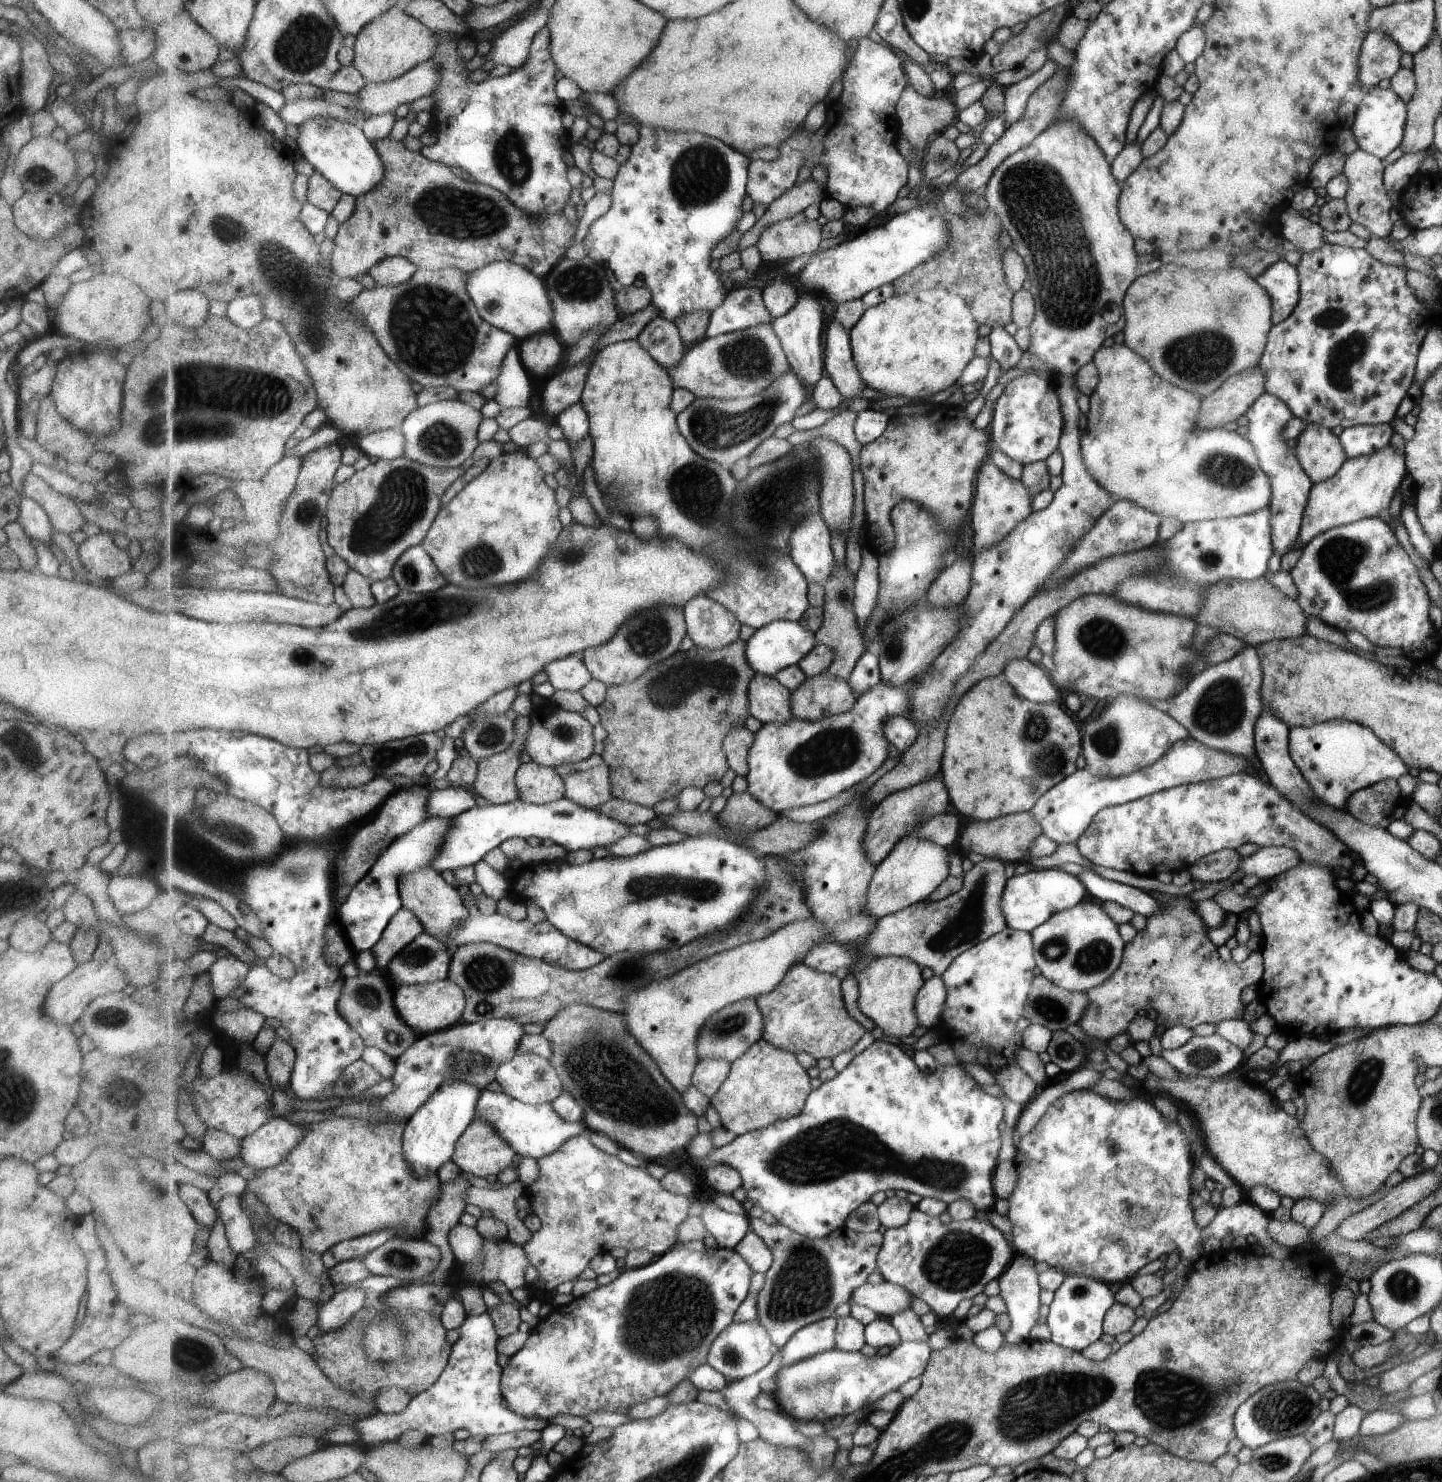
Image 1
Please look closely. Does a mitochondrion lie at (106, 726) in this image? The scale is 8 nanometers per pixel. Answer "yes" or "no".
no

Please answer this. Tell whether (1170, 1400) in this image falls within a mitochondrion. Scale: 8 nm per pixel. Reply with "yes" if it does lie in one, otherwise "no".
yes

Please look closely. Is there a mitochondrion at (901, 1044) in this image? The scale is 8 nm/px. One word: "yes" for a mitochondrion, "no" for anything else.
no

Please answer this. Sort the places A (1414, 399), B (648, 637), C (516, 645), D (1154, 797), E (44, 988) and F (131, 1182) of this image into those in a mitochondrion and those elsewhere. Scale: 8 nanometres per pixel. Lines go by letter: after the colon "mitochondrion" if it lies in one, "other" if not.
A: other
B: mitochondrion
C: other
D: other
E: other
F: other

